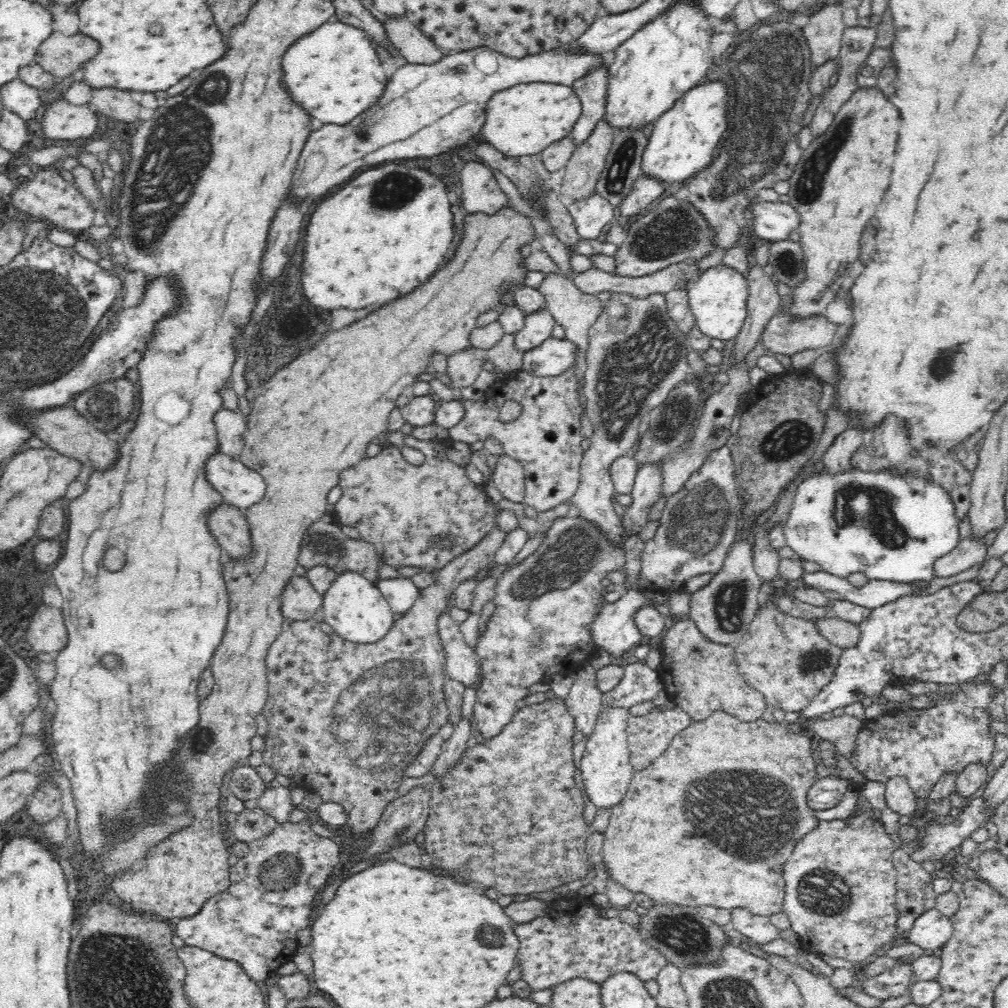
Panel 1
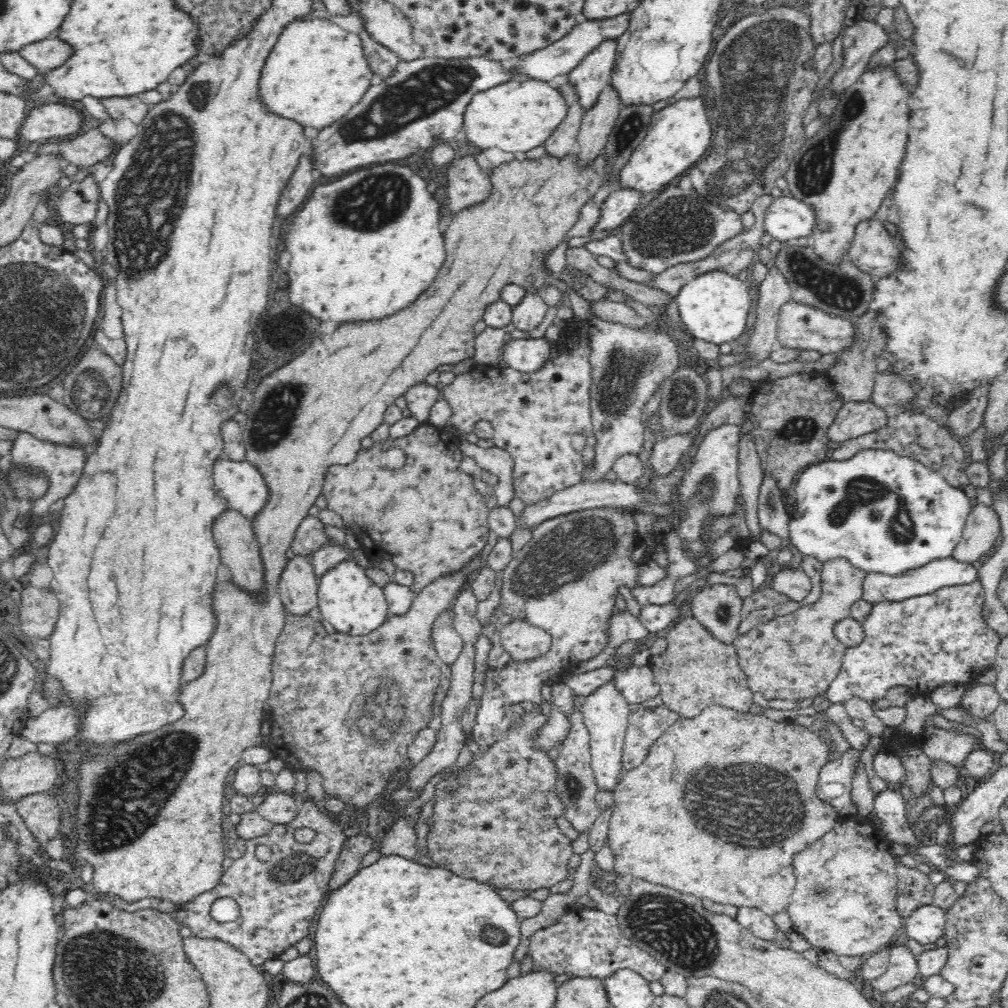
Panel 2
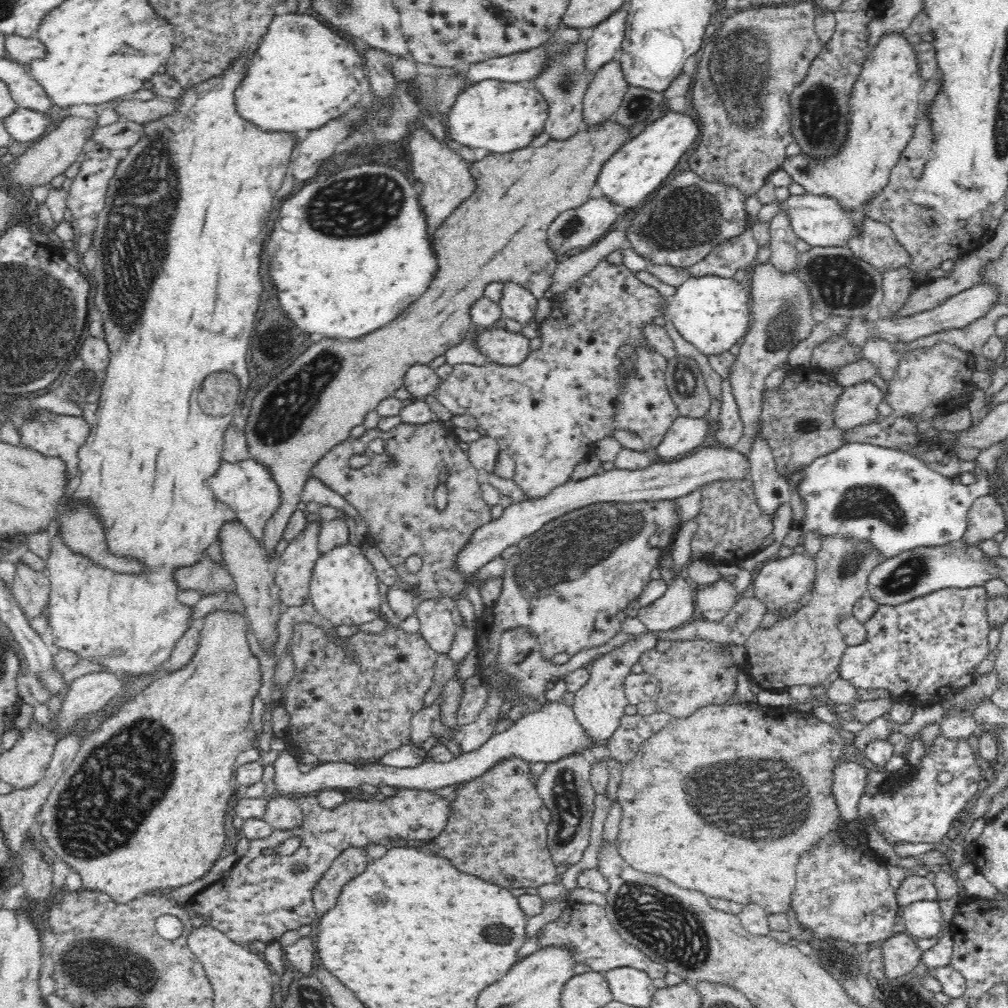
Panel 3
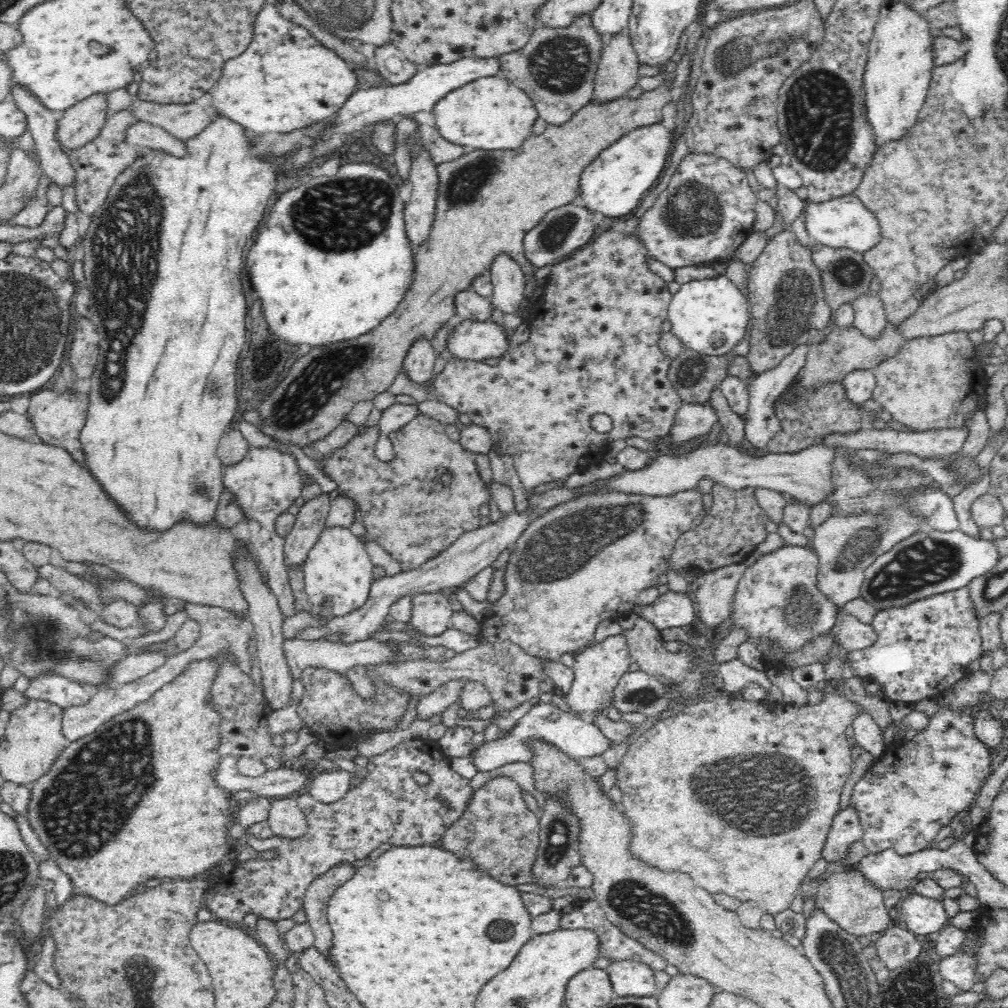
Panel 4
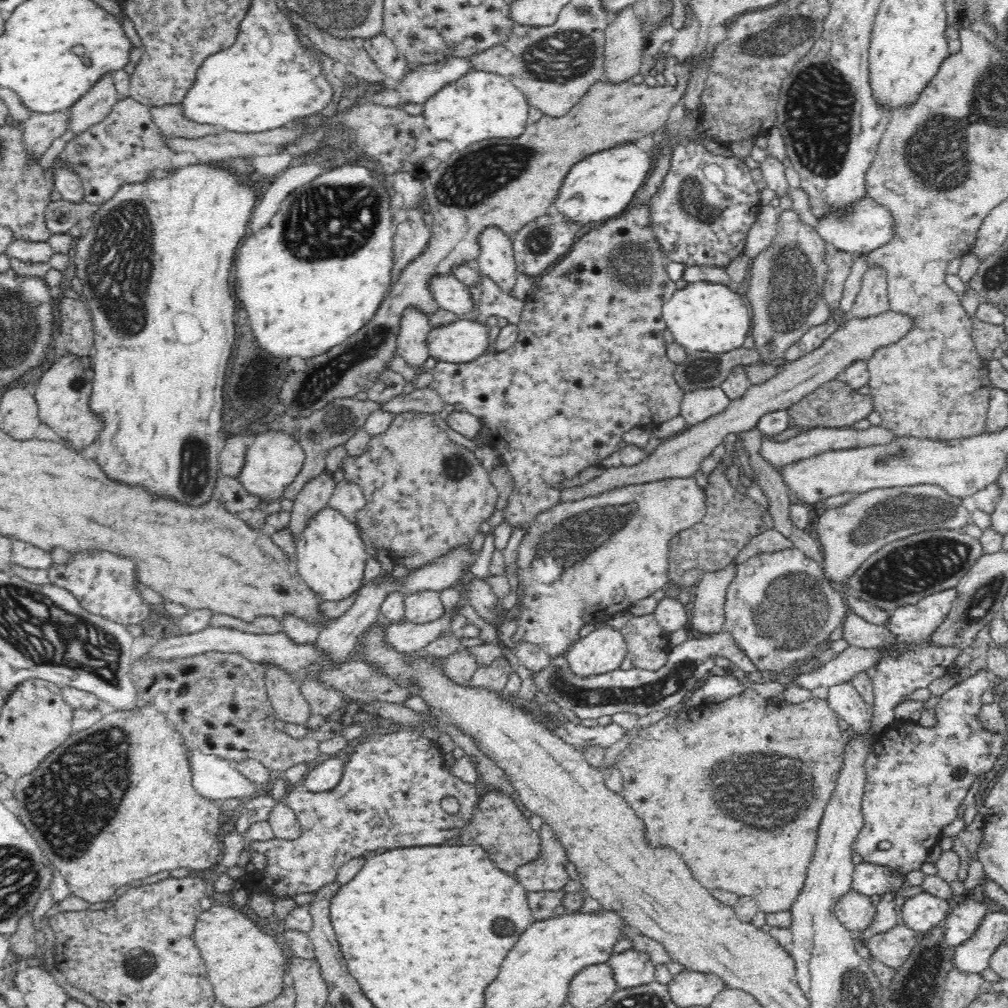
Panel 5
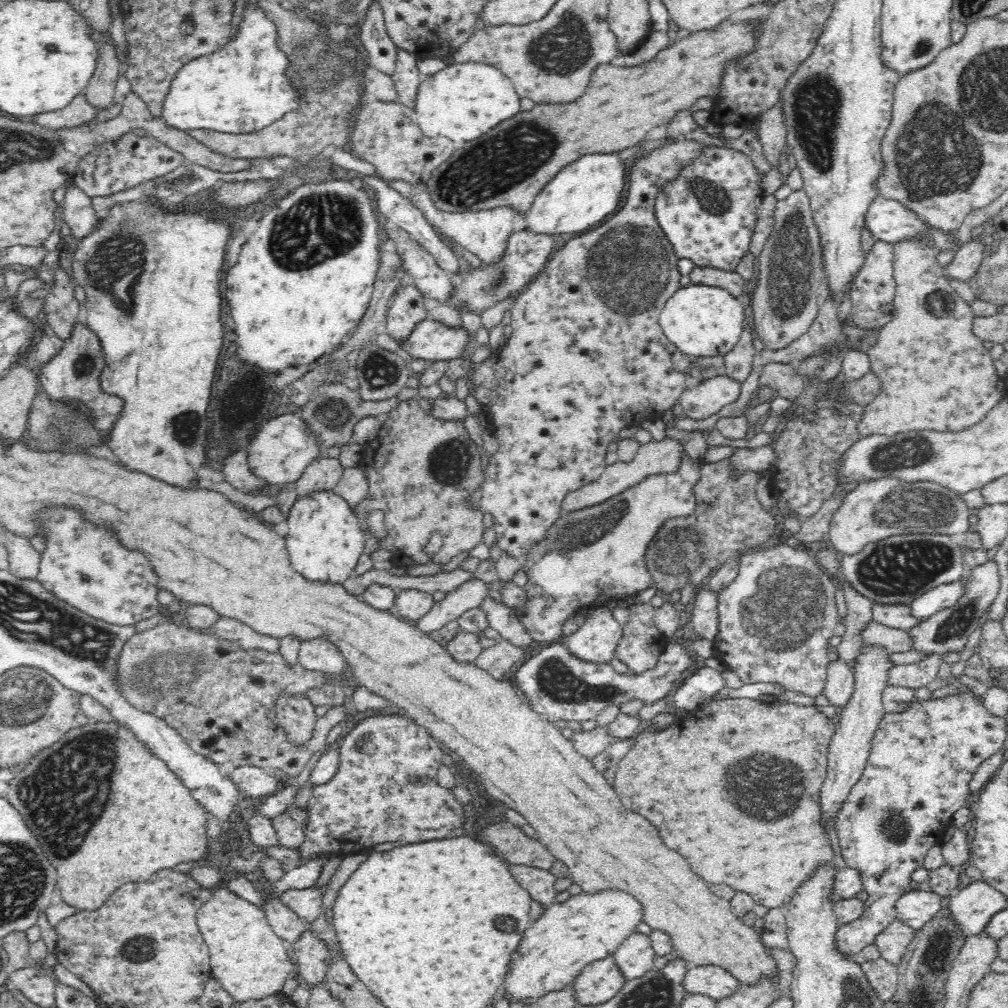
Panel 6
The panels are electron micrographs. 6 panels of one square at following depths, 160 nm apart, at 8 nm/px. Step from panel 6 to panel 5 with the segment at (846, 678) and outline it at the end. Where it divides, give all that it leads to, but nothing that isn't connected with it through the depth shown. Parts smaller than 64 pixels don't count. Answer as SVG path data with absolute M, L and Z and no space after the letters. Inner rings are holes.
M842 681L828 690L827 703L839 718L846 720L854 731L863 733L872 723L872 709L854 688L851 681Z

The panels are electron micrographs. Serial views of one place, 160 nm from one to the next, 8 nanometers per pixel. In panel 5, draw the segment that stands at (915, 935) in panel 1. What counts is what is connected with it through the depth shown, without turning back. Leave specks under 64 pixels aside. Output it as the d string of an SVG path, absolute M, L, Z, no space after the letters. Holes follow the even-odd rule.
M926 891L900 900L899 905L900 922L920 933L942 924L950 910L949 901Z

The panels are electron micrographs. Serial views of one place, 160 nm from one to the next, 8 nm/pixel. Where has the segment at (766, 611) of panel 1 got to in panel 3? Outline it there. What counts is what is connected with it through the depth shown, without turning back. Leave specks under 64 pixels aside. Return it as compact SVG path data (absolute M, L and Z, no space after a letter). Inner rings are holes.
M828 534L828 536L821 536L821 539L822 548L816 552L815 581L806 606L800 608L790 618L782 622L778 621L774 627L757 628L743 644L747 654L746 667L750 681L762 689L790 688L799 684L826 685L838 673L842 653L847 647L839 624L843 618L853 615L853 607L858 600L868 597L867 580L870 572L883 560L881 550L873 542L861 542L857 538L841 536L841 534Z

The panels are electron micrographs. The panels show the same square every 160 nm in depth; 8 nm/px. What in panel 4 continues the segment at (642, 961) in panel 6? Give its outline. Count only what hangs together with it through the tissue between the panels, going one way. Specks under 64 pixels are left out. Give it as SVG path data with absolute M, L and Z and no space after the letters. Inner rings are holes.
M633 960L611 961L607 971L616 996L648 996L658 994L654 969Z

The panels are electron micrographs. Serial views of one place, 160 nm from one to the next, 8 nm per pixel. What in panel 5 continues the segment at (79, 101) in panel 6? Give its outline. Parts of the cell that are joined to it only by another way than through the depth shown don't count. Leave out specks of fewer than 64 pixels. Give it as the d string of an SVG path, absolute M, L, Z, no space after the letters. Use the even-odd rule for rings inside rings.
M71 110L57 111L51 114L33 113L21 126L23 128L24 143L32 157L40 157L48 147L60 138L70 127L73 116Z

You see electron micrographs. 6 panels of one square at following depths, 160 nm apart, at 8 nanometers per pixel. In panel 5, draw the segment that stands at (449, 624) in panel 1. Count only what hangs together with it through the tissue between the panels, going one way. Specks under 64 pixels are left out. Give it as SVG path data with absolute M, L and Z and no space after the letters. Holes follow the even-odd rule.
M434 590L405 594L403 619L416 624L430 622L441 615L443 608L439 592Z

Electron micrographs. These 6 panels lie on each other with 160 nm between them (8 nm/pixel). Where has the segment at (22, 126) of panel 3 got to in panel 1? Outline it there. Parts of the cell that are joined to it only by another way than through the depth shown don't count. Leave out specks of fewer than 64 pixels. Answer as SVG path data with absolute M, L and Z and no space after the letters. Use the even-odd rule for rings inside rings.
M62 99L52 103L40 118L40 132L50 140L75 140L94 134L98 118L88 105L75 106Z

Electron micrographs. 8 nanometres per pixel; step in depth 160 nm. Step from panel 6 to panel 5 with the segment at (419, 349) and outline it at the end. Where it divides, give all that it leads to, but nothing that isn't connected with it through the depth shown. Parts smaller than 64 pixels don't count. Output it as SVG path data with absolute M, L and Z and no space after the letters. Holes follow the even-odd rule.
M468 317L431 328L426 335L427 354L442 362L460 364L488 353L488 328Z

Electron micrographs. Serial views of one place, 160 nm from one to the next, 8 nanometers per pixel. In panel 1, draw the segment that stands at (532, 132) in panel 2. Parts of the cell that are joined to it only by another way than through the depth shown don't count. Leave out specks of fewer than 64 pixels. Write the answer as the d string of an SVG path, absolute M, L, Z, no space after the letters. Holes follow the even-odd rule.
M522 83L493 92L487 101L486 116L477 136L512 157L541 153L546 145L570 134L582 112L573 90L562 84Z

